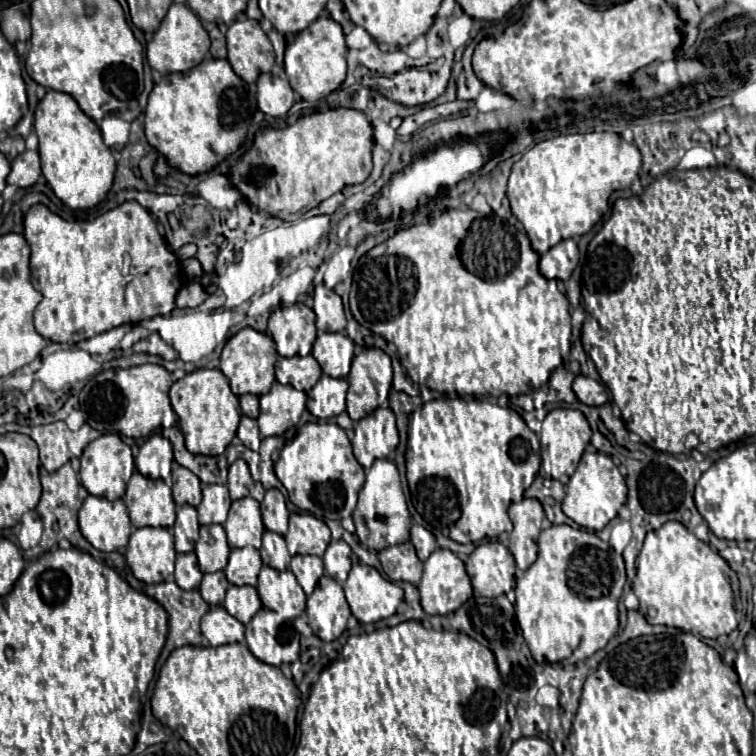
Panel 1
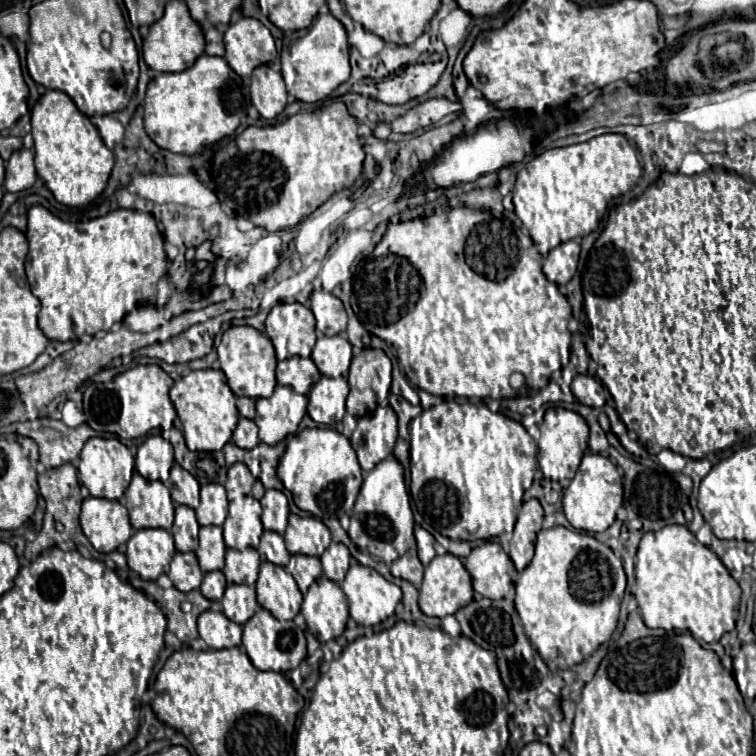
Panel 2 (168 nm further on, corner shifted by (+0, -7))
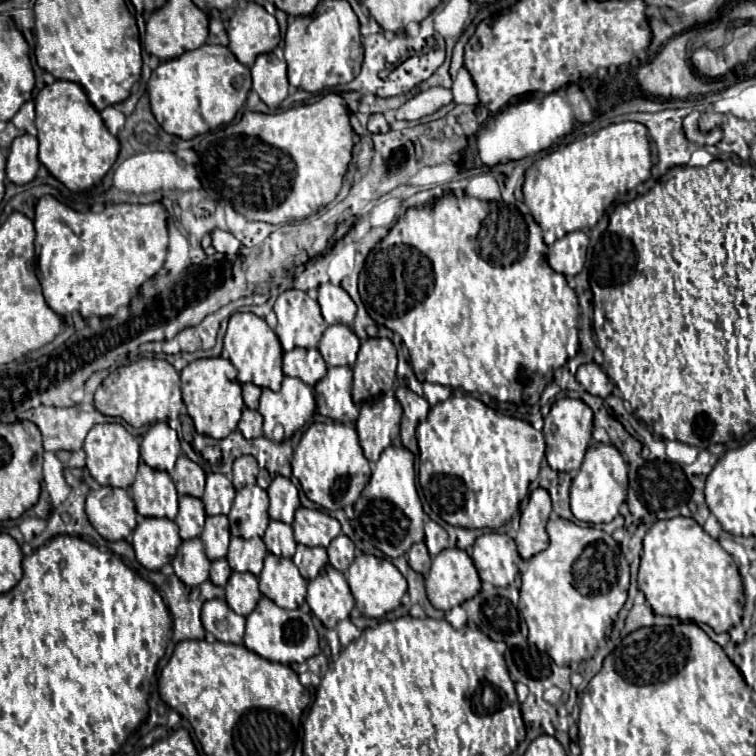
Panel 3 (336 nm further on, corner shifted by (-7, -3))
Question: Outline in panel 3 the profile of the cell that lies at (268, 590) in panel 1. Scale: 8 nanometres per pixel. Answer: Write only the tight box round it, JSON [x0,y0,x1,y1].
[259,553,307,609]

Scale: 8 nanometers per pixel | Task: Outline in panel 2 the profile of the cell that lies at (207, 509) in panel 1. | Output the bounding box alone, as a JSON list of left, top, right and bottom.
[196,483,228,525]

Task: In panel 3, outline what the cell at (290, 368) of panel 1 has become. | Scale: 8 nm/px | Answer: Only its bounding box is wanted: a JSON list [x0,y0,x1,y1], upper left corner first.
[283,349,327,385]

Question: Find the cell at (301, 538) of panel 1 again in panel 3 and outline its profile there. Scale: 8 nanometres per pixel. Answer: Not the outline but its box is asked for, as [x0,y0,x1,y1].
[291,507,341,547]

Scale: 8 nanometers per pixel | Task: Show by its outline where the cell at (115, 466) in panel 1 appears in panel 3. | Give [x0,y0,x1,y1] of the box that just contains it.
[83,423,140,489]

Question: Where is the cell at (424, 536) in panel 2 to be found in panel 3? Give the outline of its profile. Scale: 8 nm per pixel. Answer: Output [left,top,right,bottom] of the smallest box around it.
[425,521,447,557]

